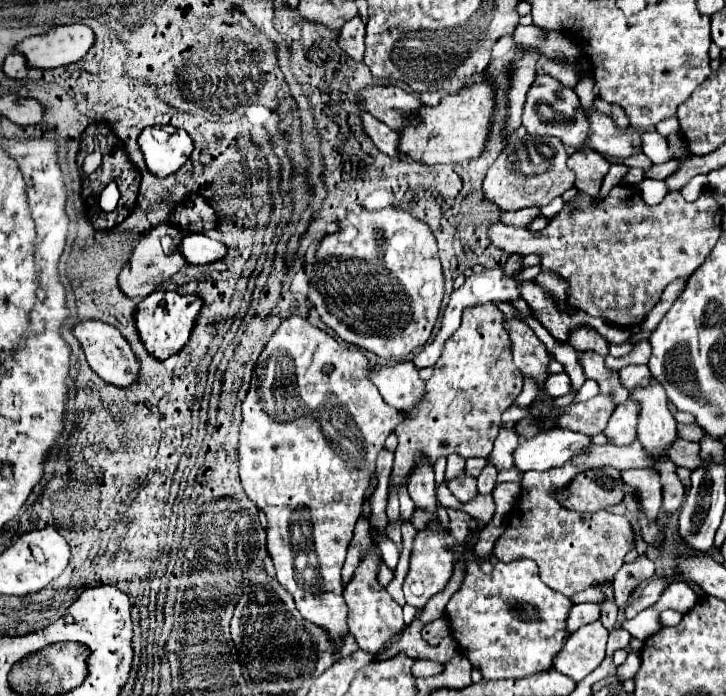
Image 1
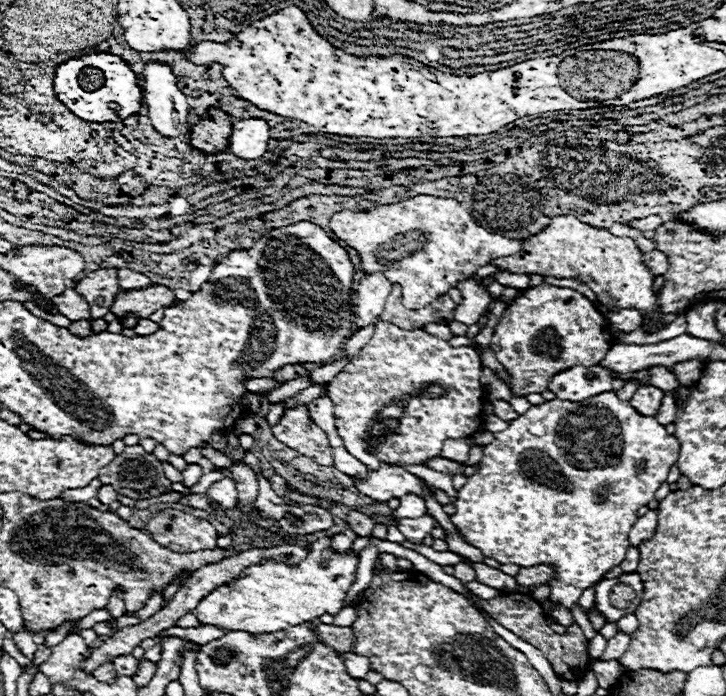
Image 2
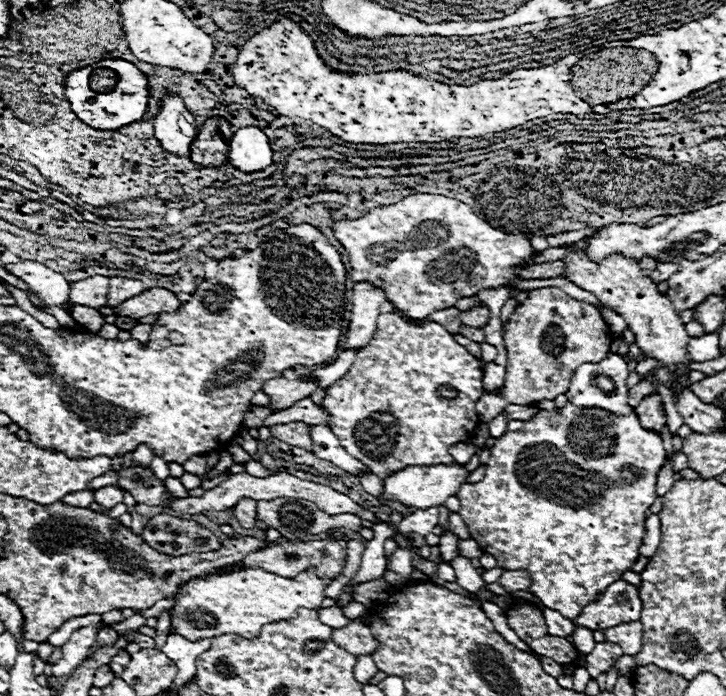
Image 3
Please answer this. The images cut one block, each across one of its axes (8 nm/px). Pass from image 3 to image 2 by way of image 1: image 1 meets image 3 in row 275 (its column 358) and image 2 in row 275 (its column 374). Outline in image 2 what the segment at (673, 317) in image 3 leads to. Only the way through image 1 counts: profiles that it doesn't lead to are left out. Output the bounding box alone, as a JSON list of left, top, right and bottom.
[490,216,658,316]

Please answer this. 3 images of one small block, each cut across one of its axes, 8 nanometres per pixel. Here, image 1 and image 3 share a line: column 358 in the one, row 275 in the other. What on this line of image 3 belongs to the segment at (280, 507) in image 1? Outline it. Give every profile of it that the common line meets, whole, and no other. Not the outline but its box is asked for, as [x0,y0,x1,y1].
[332,194,532,318]

